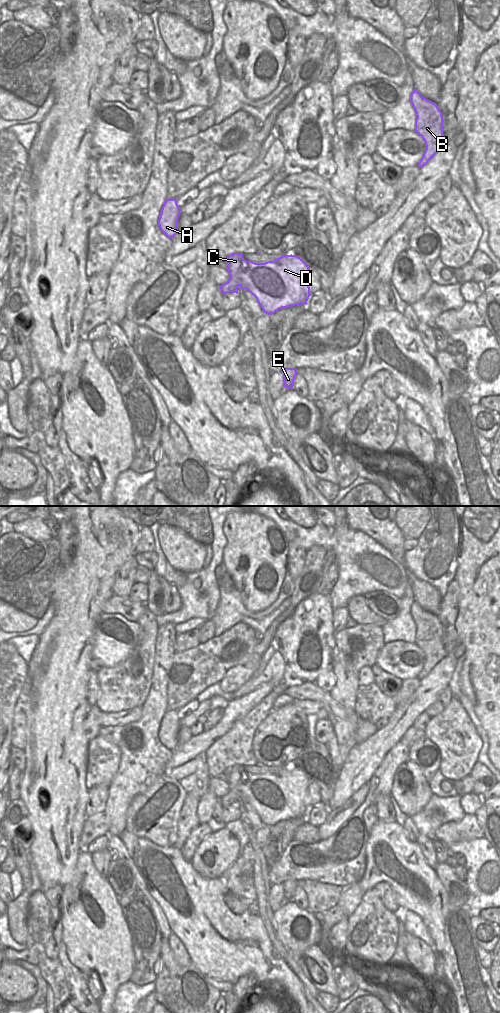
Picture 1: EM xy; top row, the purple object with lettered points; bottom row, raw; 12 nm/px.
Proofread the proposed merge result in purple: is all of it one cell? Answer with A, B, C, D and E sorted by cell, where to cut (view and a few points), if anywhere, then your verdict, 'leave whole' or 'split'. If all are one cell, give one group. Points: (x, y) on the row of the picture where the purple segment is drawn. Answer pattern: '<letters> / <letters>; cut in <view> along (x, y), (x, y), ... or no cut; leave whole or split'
A B C D E; no cut; leave whole

